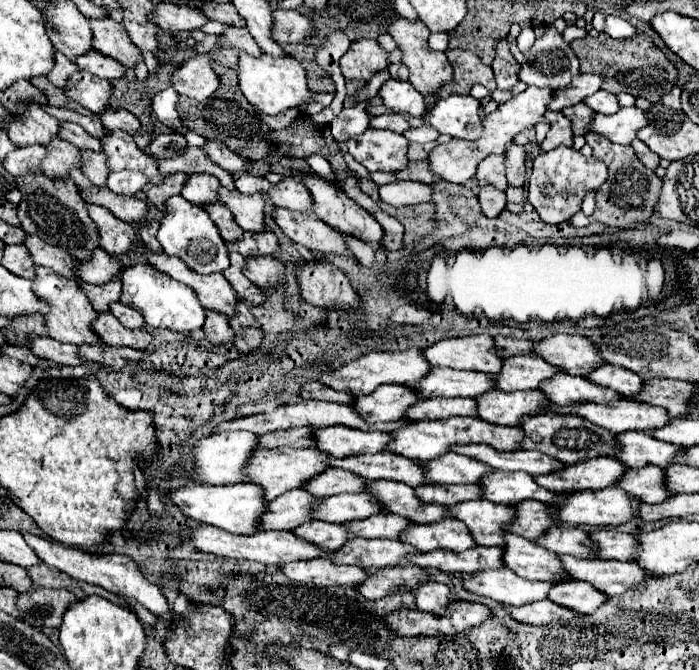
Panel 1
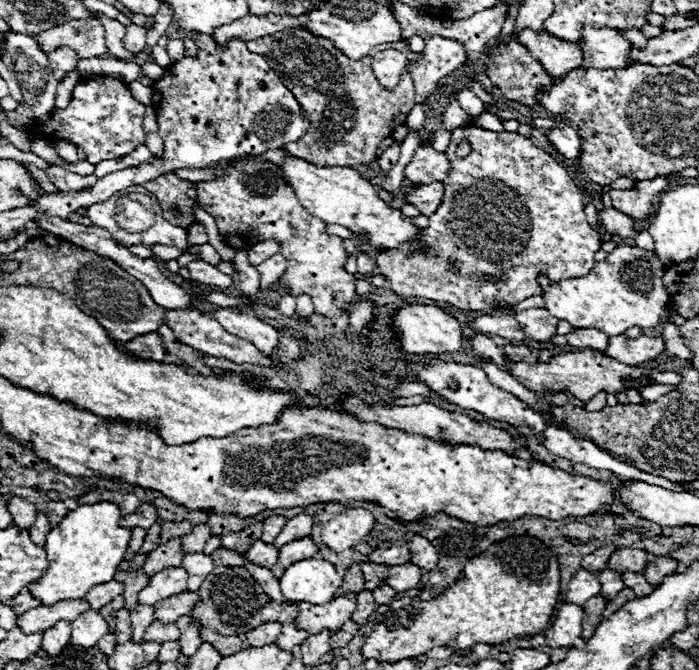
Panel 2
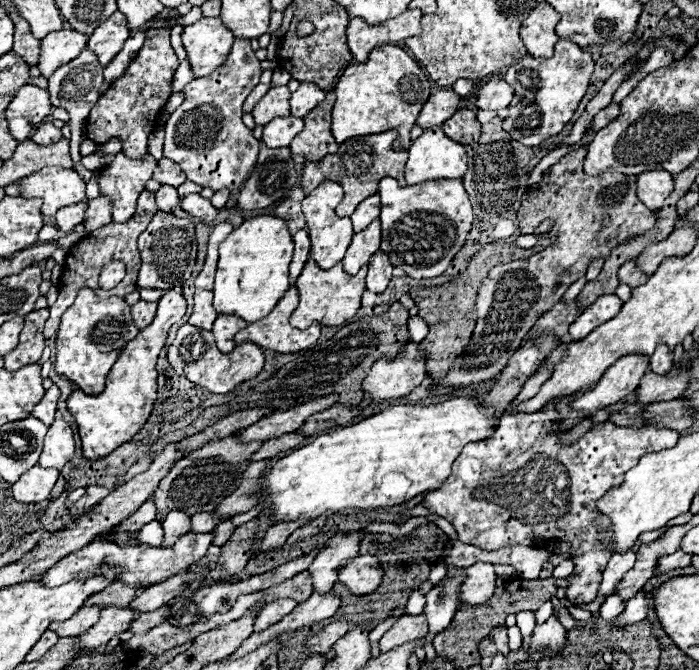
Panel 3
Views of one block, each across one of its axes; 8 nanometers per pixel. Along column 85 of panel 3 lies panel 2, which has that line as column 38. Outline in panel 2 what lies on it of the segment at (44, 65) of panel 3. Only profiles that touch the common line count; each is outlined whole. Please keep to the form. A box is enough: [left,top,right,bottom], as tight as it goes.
[34,20,108,58]

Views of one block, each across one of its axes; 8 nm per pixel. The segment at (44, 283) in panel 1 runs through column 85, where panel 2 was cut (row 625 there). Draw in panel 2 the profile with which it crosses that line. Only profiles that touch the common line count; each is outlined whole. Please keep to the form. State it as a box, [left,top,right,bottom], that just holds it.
[294,592,356,634]

